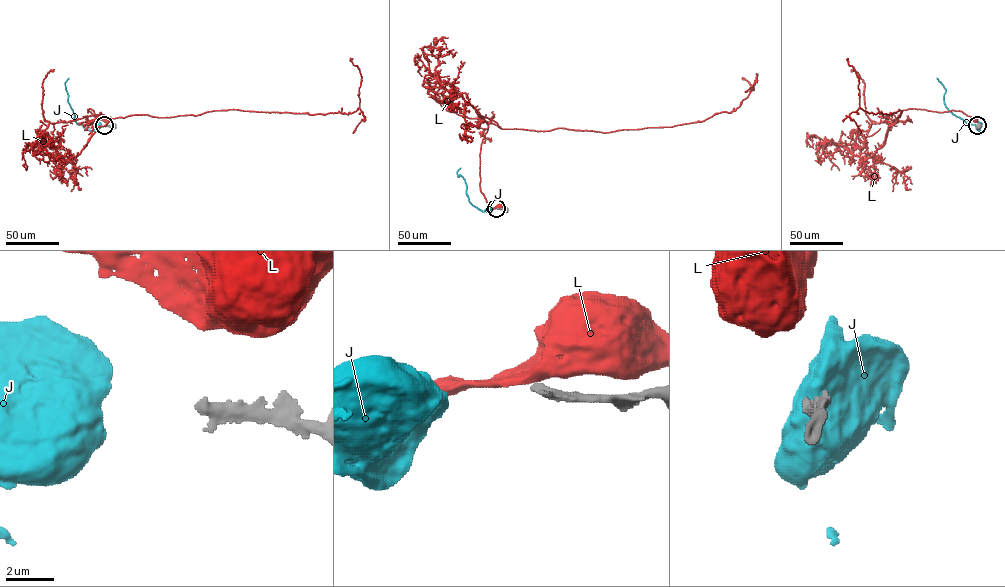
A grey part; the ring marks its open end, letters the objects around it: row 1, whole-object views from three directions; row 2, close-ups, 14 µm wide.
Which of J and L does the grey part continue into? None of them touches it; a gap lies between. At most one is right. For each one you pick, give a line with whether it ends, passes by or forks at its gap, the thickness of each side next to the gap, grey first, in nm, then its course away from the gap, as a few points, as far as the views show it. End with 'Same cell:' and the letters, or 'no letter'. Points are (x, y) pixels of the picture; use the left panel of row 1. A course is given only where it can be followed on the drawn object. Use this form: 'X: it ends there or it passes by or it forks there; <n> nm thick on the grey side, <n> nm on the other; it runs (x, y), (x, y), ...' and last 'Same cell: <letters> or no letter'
Same cell: no letter

